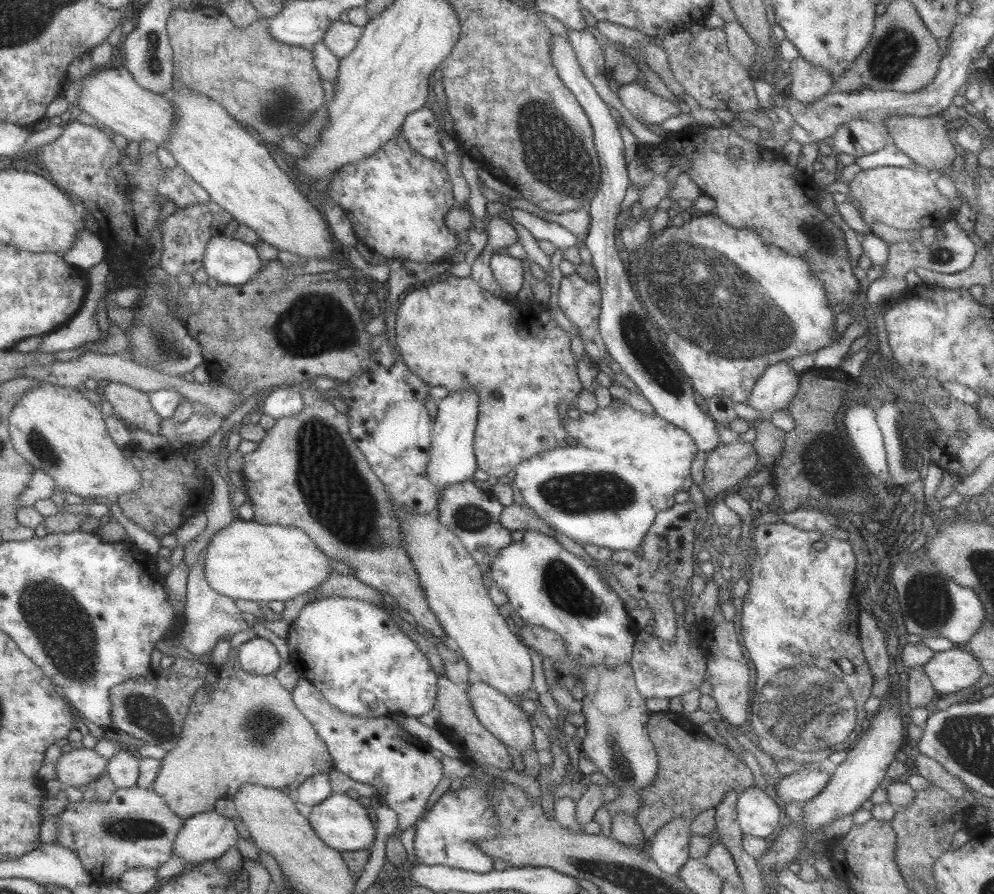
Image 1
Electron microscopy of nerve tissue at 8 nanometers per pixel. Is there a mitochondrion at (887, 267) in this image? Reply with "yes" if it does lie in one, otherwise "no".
no

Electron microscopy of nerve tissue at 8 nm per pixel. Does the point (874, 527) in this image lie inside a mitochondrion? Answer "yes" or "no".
no

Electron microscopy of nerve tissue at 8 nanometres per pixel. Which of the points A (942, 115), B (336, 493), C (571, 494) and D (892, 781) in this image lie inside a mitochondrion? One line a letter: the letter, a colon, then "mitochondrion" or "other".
A: other
B: mitochondrion
C: mitochondrion
D: other

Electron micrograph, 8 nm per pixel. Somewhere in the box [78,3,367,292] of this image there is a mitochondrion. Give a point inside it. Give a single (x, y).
(154, 54)

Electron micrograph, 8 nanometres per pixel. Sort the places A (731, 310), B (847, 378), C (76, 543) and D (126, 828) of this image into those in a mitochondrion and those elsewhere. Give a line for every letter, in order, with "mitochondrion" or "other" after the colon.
A: mitochondrion
B: other
C: other
D: mitochondrion

